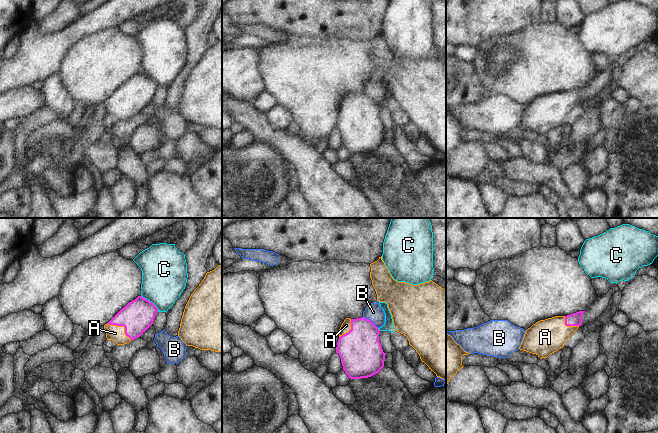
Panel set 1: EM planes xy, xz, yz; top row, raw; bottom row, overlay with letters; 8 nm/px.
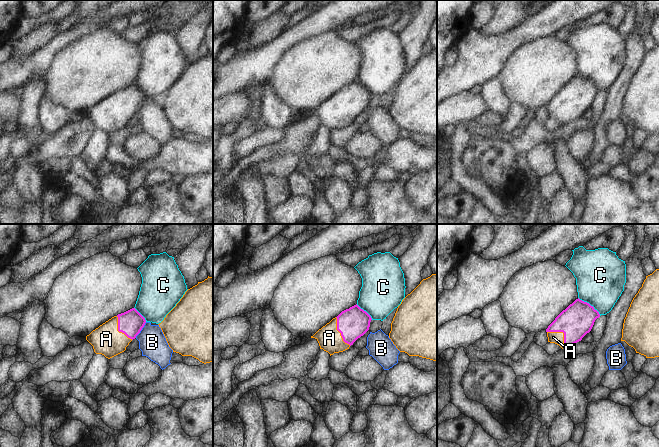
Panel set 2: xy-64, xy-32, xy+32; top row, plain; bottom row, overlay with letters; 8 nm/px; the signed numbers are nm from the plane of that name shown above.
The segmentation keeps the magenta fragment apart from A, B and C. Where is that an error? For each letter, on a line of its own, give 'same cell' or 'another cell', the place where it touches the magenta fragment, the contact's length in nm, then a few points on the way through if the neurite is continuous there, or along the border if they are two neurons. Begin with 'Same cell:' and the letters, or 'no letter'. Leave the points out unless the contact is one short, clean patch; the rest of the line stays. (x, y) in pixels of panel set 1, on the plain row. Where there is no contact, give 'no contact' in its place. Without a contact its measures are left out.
Same cell: A
A: same cell; meets magenta in xy at (122, 101); contact 240 nm long
B: another cell; meets magenta in xz at (371, 97); contact 160 nm long; border along xz (363, 92), (368, 94), (377, 104)
C: another cell; meets magenta in xy at (151, 78); contact 190 nm long

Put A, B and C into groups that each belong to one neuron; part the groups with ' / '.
A / B / C

